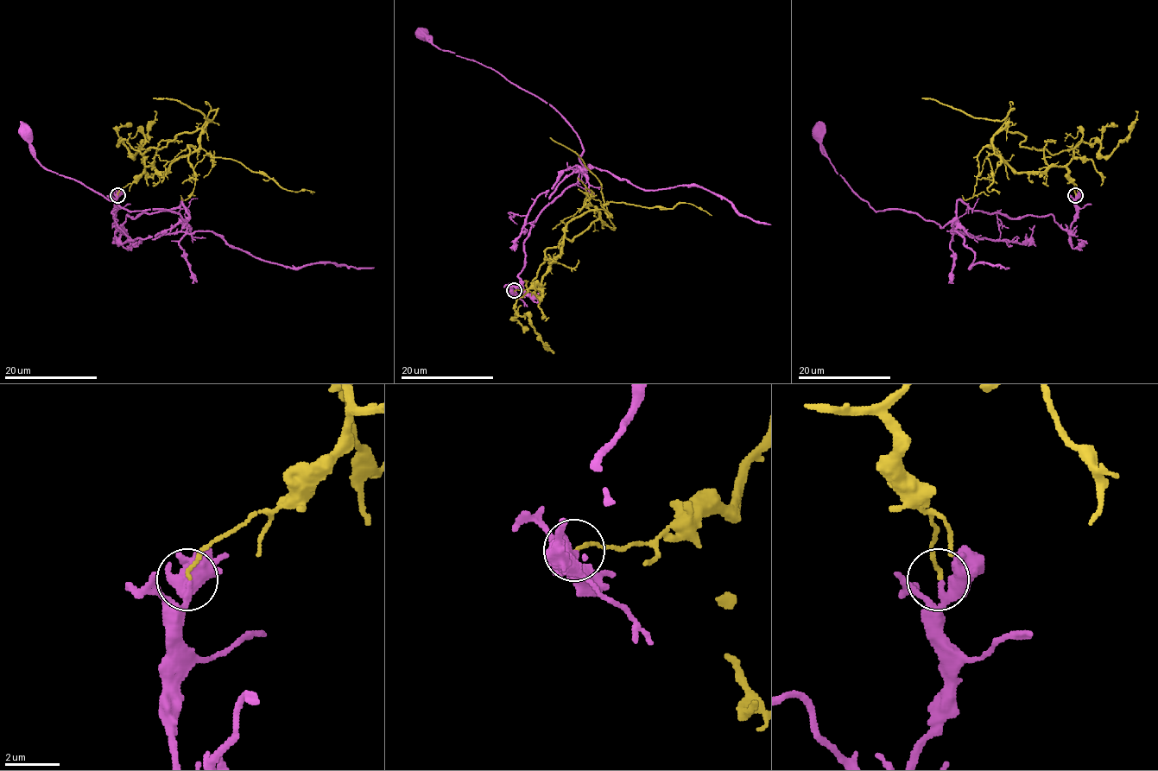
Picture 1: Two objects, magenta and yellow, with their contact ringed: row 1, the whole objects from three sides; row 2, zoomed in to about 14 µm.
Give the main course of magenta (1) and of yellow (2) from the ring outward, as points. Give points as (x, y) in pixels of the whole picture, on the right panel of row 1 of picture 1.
1: (1076, 194), (1072, 230), (1050, 214), (1006, 217), (960, 200), (942, 227), (875, 211), (834, 170), (817, 132)
2: (1075, 194), (1065, 167), (1016, 173), (992, 137), (1020, 133), (1052, 154), (1099, 142), (1107, 156), (1135, 110)

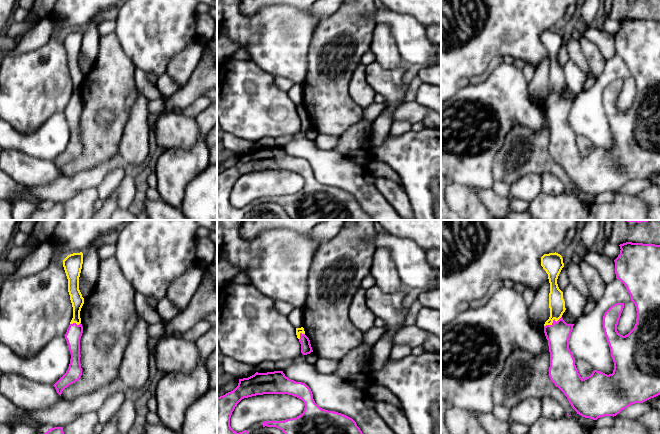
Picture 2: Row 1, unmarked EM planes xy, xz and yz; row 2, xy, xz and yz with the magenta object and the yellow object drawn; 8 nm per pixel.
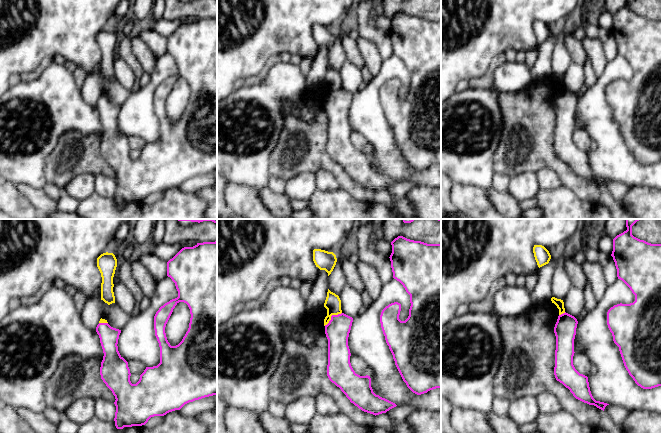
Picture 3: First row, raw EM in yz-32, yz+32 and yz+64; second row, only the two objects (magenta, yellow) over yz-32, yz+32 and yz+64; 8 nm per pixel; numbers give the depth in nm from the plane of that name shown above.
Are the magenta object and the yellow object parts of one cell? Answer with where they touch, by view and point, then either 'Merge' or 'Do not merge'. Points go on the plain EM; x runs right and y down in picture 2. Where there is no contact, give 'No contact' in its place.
Touches magenta at yz (553, 98). Do not merge

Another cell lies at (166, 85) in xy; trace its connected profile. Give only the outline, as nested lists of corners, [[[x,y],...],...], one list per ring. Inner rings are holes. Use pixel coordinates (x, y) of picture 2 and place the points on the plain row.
[[[165,71],[157,78],[157,89],[159,90],[162,98],[166,99],[171,97],[181,87],[179,86]]]

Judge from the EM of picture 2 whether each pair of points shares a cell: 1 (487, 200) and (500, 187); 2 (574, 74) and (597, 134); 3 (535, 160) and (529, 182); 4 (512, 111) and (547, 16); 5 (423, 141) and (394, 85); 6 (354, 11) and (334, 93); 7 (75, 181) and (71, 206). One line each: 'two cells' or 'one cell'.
1: two cells
2: two cells
3: two cells
4: two cells
5: two cells
6: one cell
7: two cells

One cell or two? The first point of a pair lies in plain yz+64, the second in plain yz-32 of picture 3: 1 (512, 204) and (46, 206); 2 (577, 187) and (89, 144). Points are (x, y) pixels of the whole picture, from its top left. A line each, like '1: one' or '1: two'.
1: one
2: one

